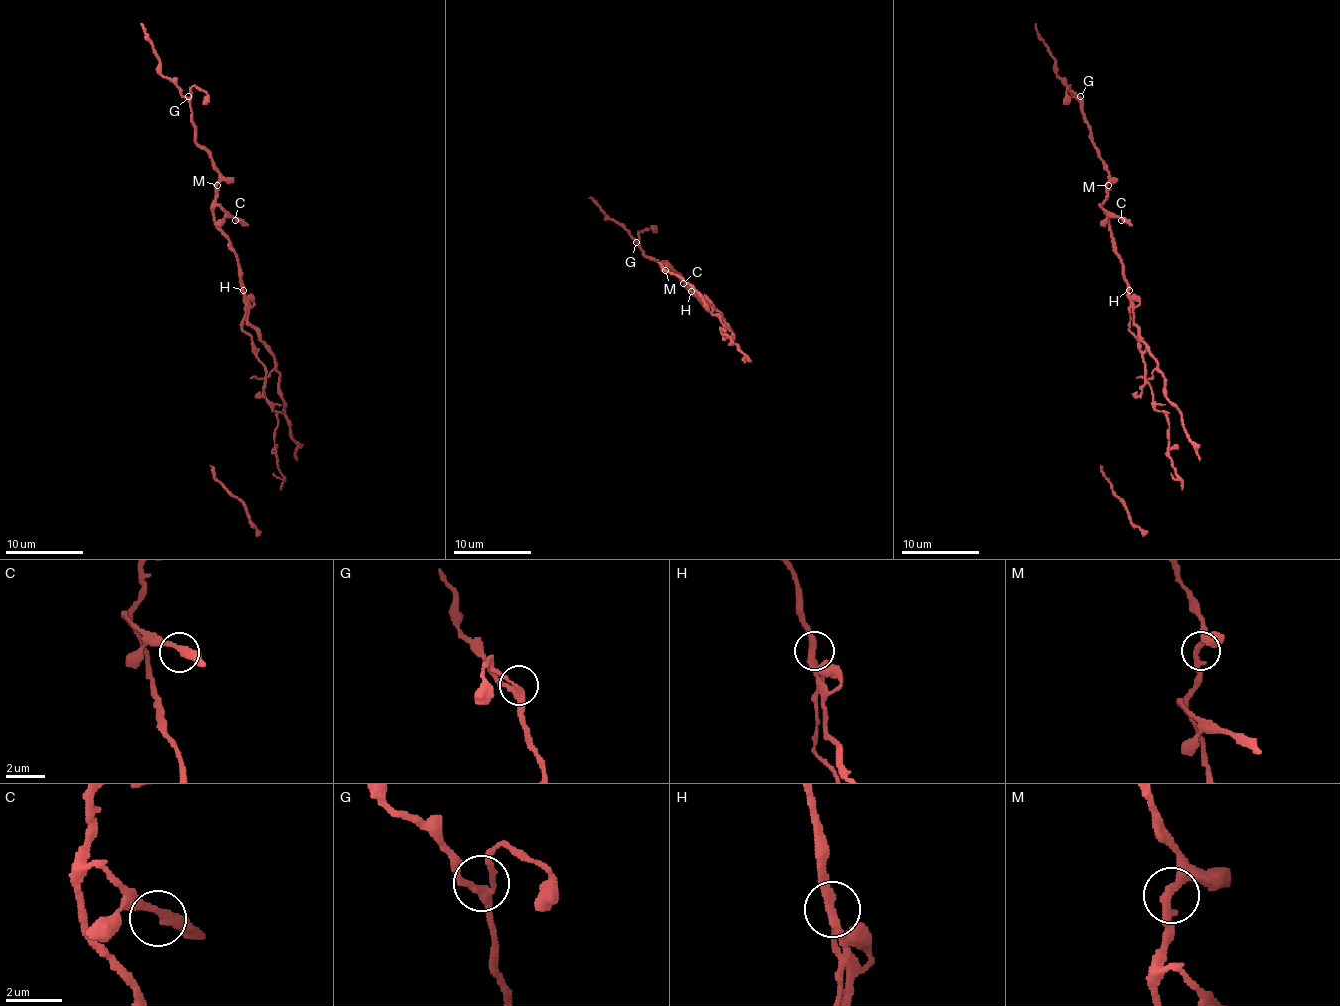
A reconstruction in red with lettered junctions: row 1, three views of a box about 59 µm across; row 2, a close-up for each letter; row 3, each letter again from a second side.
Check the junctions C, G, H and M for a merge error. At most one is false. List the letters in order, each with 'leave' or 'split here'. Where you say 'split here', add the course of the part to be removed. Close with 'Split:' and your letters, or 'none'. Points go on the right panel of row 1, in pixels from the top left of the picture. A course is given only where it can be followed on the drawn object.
C: leave
G: leave
H: split here
M: leave
Split: H

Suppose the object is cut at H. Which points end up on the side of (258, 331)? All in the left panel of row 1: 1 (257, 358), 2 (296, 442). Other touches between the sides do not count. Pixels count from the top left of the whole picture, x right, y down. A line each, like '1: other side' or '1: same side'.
1: other side
2: same side

